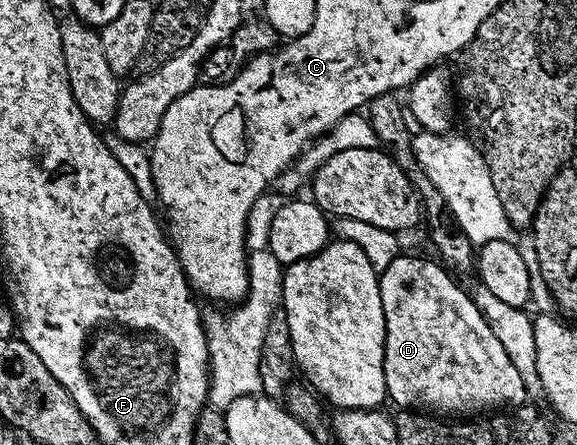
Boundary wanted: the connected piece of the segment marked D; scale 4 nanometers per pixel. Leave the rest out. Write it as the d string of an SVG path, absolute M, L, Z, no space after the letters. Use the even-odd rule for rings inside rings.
M400 255L389 263L389 267L379 273L379 290L381 291L381 307L385 311L385 355L383 366L385 367L385 383L387 384L387 396L390 404L395 404L399 409L413 409L416 411L434 411L439 415L483 415L488 411L507 411L517 405L522 405L528 400L527 385L523 382L524 374L505 355L505 347L493 335L483 313L475 306L475 298L470 292L467 293L454 281L452 274L442 264L431 261L422 261L419 257L406 257Z

